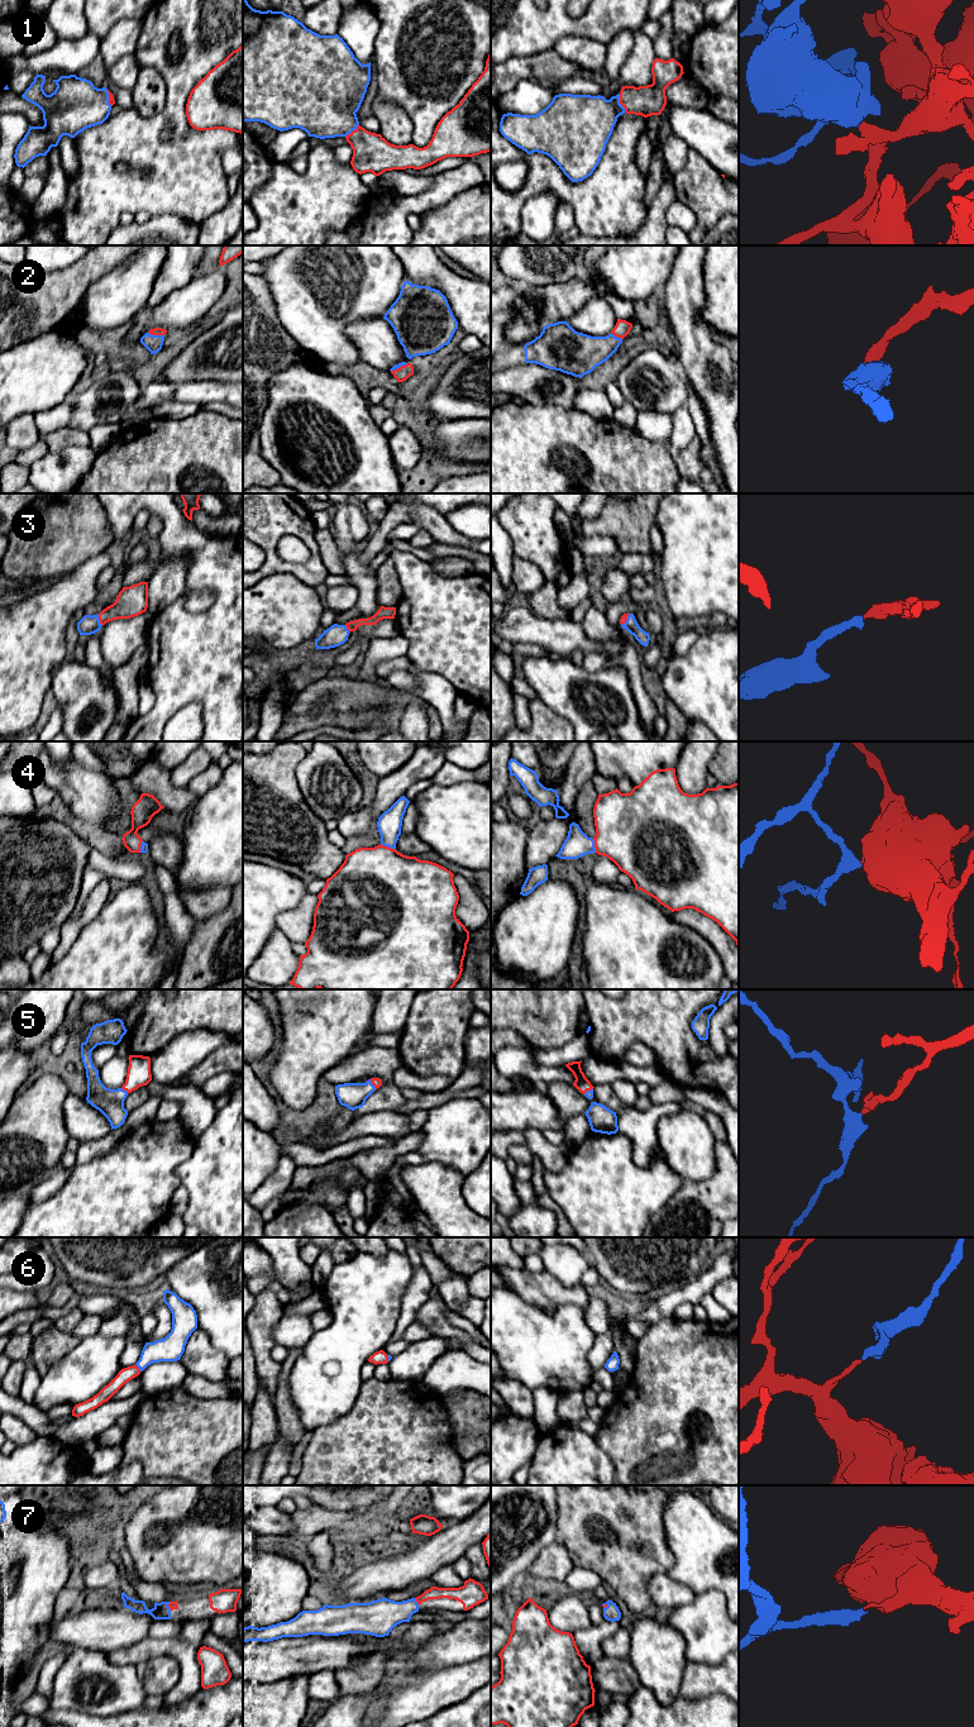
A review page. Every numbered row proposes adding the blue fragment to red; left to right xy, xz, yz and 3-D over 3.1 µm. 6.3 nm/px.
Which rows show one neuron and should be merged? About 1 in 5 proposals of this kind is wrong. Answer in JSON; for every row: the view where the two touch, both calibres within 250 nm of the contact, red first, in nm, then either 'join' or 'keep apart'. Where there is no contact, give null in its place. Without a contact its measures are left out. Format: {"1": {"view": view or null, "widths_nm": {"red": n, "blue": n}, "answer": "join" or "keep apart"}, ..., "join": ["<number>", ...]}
{"1": {"view": "yz", "widths_nm": {"red": 190, "blue": 340}, "answer": "join"}, "2": {"view": "xy", "widths_nm": {"red": 50, "blue": 110}, "answer": "join"}, "3": {"view": "xy", "widths_nm": {"red": 190, "blue": 120}, "answer": "join"}, "4": {"view": "xz", "widths_nm": {"red": 480, "blue": 150}, "answer": "join"}, "5": {"view": "xy", "widths_nm": {"red": 150, "blue": 180}, "answer": "join"}, "6": {"view": "xy", "widths_nm": {"red": 90, "blue": 160}, "answer": "join"}, "7": {"view": "xz", "widths_nm": {"red": 80, "blue": 220}, "answer": "join"}, "join": ["1", "2", "3", "4", "5", "6", "7"]}

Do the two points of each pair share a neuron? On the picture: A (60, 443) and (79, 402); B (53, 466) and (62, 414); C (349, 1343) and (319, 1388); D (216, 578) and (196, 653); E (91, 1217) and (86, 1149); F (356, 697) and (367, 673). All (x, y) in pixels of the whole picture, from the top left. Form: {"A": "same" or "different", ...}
{"A": "same", "B": "different", "C": "same", "D": "same", "E": "different", "F": "different"}

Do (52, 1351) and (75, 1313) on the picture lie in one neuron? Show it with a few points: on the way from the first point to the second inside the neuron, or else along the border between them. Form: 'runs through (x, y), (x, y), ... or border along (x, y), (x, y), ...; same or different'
runs through (56, 1343), (75, 1322); same

